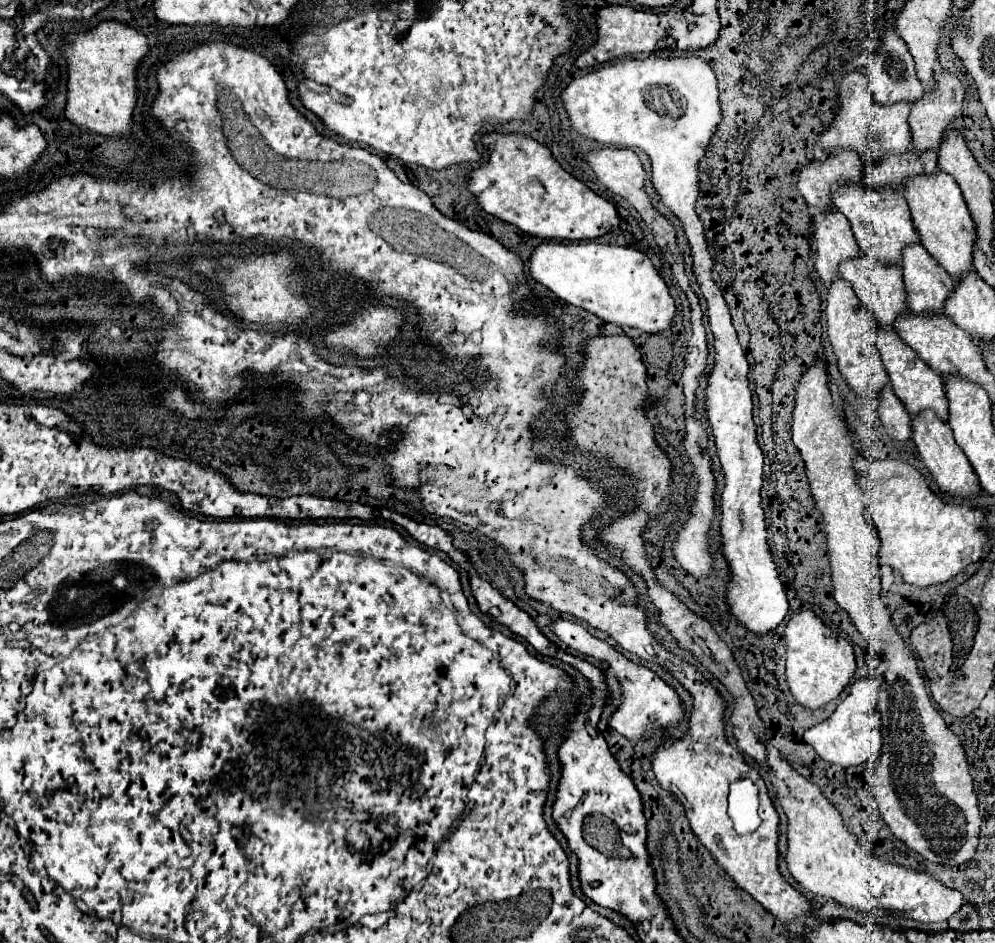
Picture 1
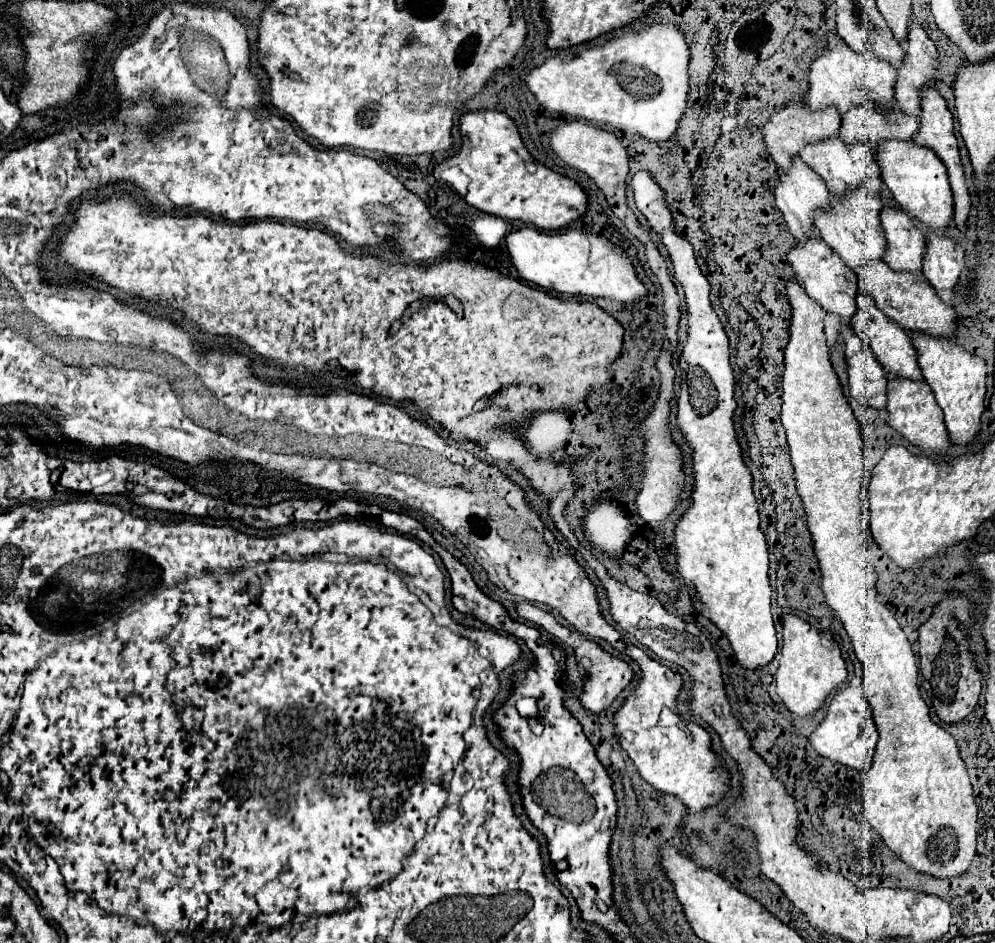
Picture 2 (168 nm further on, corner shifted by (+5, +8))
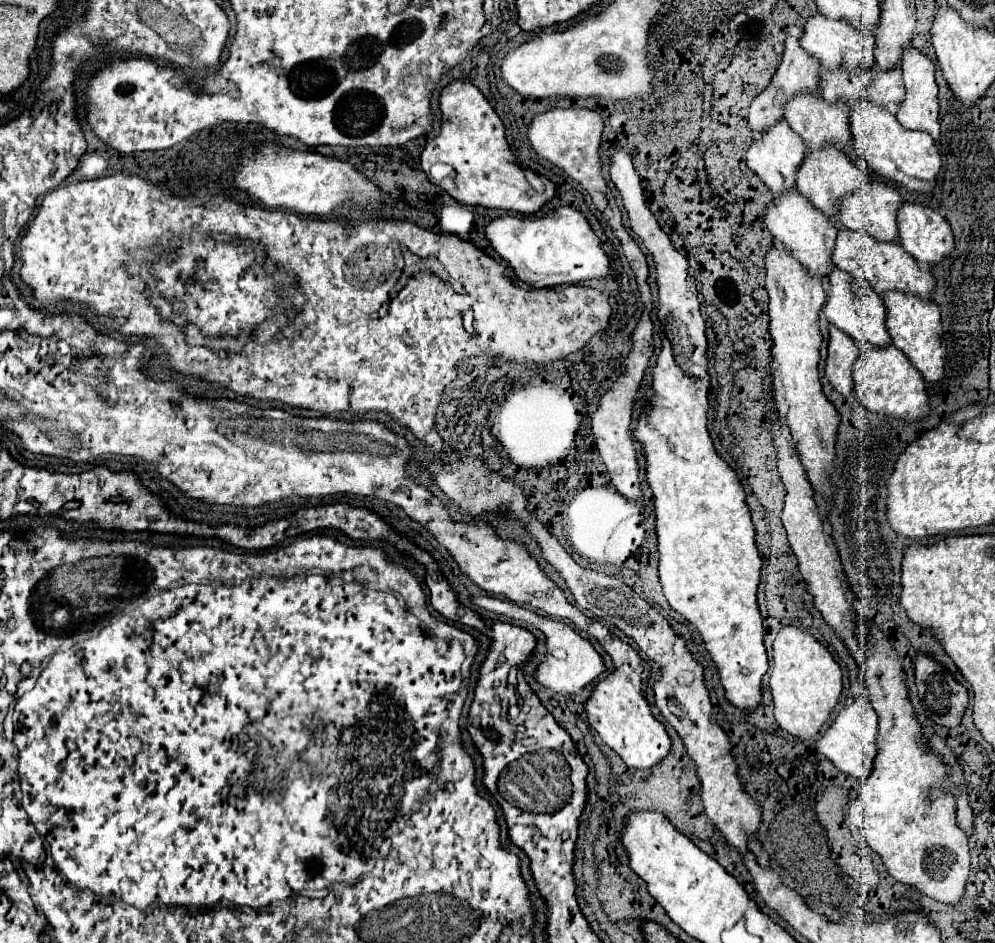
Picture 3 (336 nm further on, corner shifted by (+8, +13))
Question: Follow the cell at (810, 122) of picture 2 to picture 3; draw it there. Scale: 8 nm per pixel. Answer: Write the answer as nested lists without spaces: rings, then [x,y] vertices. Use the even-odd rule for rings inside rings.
[[[788,35],[786,41],[784,41],[784,55],[782,55],[782,63],[778,65],[776,73],[772,75],[772,81],[770,85],[758,93],[752,103],[750,103],[750,113],[748,113],[748,125],[752,127],[752,131],[764,131],[768,129],[770,125],[774,125],[776,121],[784,119],[782,117],[782,109],[784,109],[784,103],[796,95],[796,93],[816,93],[818,91],[818,75],[820,75],[820,63],[818,59],[812,59],[812,55],[808,55],[800,43],[798,43],[798,37],[794,35]]]

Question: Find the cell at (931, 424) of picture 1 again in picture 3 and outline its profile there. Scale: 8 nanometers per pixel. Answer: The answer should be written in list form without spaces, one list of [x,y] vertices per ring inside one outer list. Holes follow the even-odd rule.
[[[894,345],[868,347],[860,351],[860,357],[854,363],[852,373],[856,381],[856,393],[870,411],[902,417],[906,421],[916,421],[928,415],[928,395],[924,379],[920,371],[908,361],[908,357]]]

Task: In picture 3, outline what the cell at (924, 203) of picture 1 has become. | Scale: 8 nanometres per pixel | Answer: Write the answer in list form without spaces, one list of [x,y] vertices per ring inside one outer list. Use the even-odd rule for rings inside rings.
[[[858,99],[850,109],[850,129],[858,155],[868,161],[876,175],[896,181],[910,191],[930,193],[934,189],[942,159],[934,139],[928,133],[900,127],[894,113],[890,113],[886,107],[880,107],[878,103],[872,103],[870,99]]]

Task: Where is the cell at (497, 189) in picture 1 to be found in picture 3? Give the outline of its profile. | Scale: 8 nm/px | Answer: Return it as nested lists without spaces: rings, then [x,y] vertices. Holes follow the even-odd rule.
[[[454,79],[440,91],[438,101],[442,113],[440,133],[426,143],[420,155],[420,167],[428,173],[434,163],[446,163],[456,175],[441,181],[431,180],[434,184],[460,203],[516,211],[522,215],[536,213],[556,195],[556,185],[550,179],[540,177],[534,181],[530,173],[516,163],[504,137],[504,125],[478,87],[464,79]]]

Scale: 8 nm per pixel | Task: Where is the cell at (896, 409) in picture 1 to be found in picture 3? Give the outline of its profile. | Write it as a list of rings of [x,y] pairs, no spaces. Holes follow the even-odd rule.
[[[836,325],[828,327],[828,357],[824,367],[824,377],[830,385],[842,395],[854,395],[852,383],[852,361],[858,359],[860,347],[852,341],[850,335],[840,331]]]

